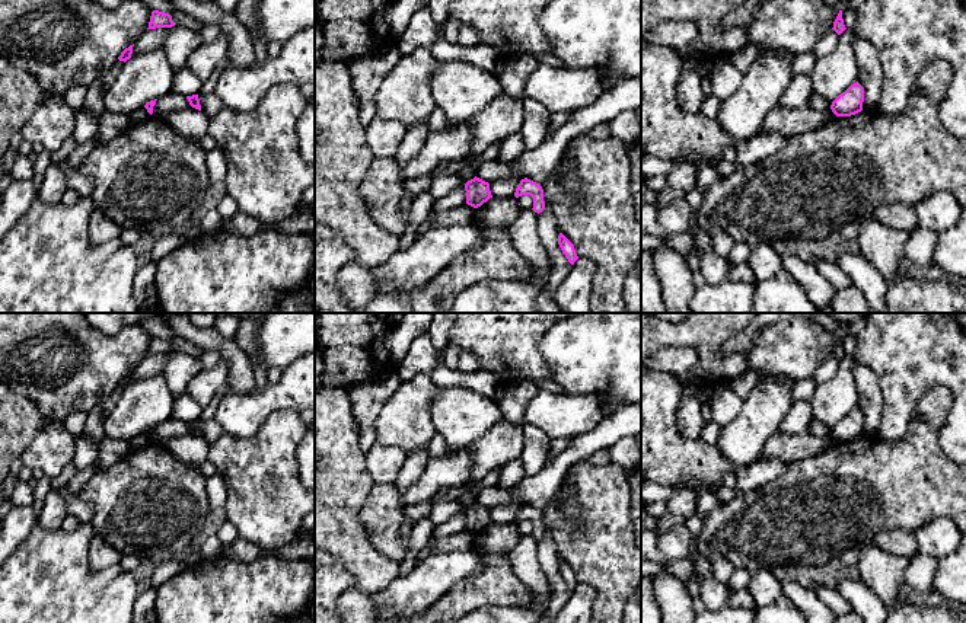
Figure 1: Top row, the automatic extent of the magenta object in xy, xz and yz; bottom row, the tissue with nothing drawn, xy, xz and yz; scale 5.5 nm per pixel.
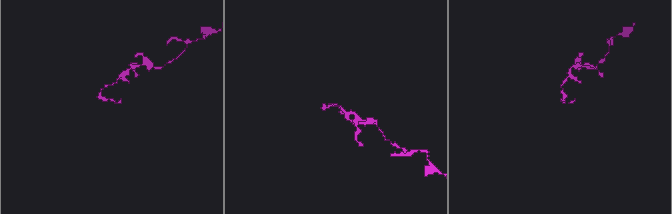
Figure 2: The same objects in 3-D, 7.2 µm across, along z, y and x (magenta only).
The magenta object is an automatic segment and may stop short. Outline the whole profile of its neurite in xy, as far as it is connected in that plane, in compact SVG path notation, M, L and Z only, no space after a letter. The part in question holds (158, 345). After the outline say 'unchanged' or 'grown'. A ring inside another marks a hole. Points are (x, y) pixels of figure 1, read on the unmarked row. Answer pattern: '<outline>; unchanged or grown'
M153 336L149 348L147 355L156 355L156 354L172 354L176 349L172 346L172 342L169 339L163 339L159 336Z; unchanged

